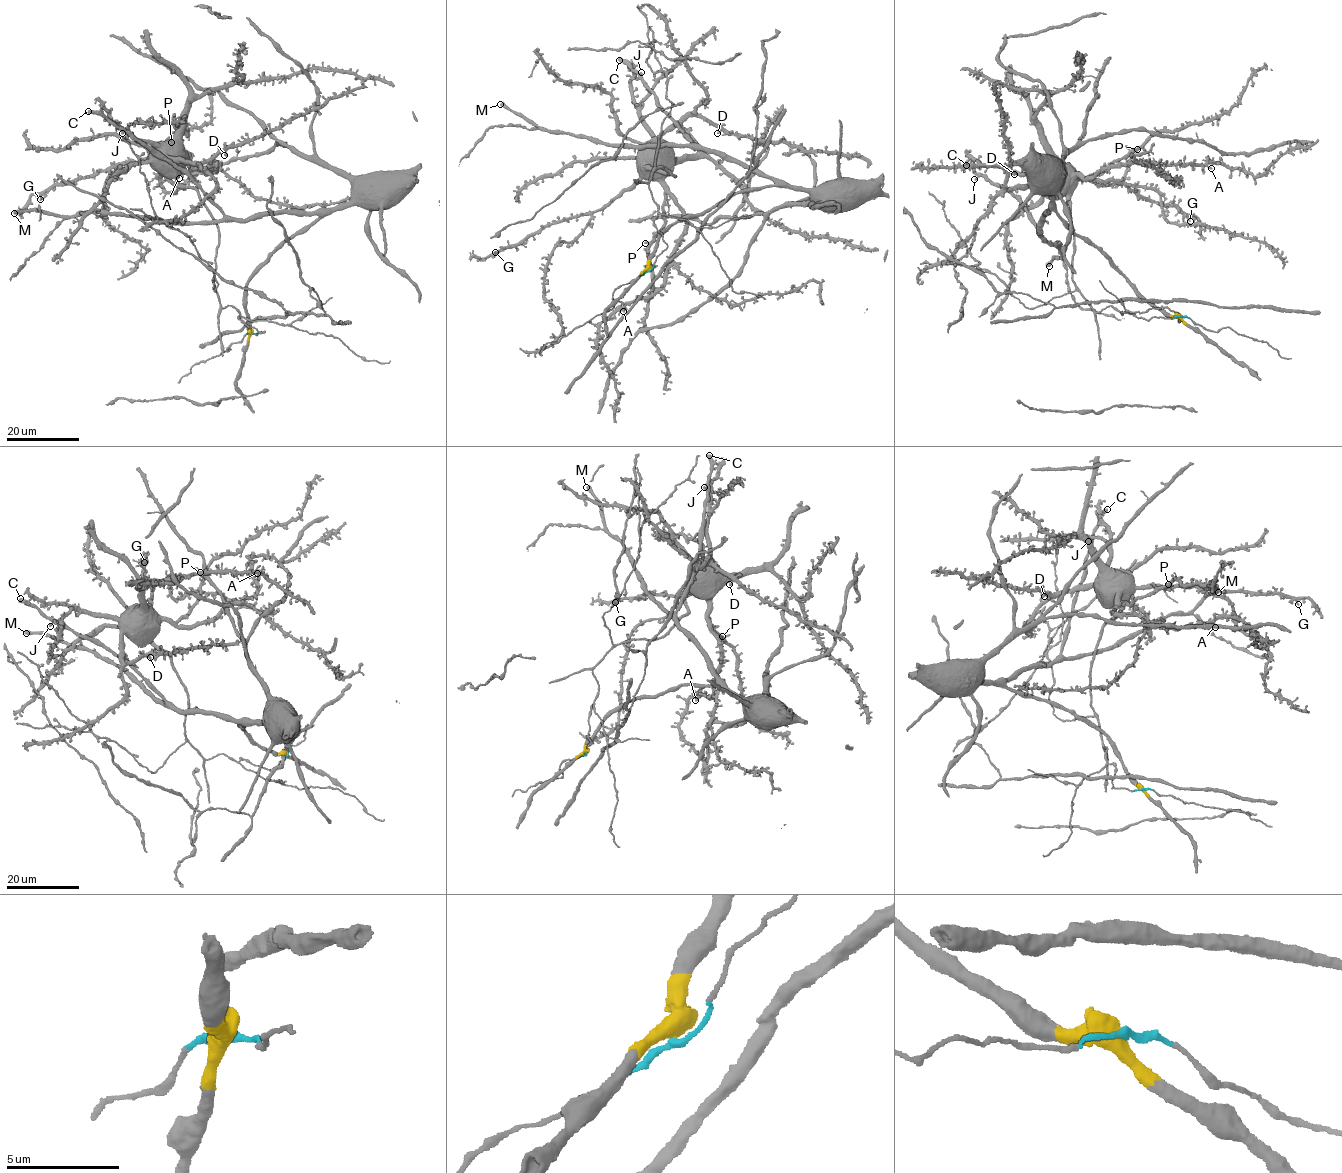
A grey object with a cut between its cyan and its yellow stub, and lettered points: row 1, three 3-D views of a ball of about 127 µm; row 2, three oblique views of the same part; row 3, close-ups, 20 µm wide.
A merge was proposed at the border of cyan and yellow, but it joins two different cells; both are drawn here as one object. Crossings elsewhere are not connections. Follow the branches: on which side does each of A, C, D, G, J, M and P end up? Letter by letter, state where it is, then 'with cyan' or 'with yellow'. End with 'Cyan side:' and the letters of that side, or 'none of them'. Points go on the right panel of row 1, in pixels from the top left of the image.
A: (1211, 168) | with cyan
C: (966, 165) | with yellow
D: (1014, 174) | with cyan
G: (1190, 221) | with cyan
J: (974, 179) | with yellow
M: (1049, 266) | with yellow
P: (1137, 149) | with cyan
Cyan side: A, D, G, P

